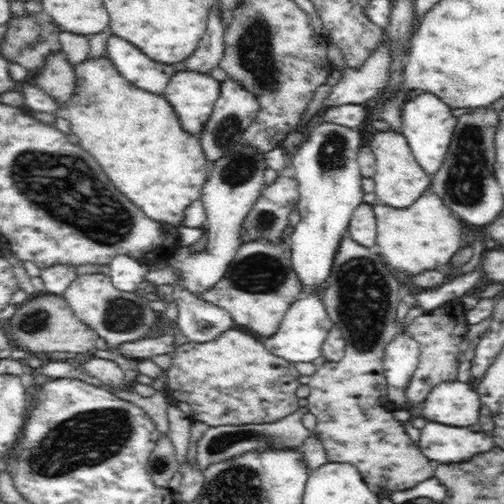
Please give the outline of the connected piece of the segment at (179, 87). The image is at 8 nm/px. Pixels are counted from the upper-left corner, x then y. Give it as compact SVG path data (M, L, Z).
M190 69L176 71L163 96L170 101L182 128L200 137L205 122L221 94L221 83L208 73Z

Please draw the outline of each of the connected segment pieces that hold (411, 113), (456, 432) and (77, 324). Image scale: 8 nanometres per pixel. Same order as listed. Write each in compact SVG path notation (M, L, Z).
M422 91L420 96L409 97L401 107L399 121L401 133L406 137L415 160L431 175L437 172L449 151L456 124L457 117L452 113L452 108L446 106L446 102L430 92Z
M427 421L421 431L422 437L417 446L434 464L462 462L477 454L484 454L494 446L492 436L484 432L473 432L468 427L446 426L440 422Z
M37 292L36 295L30 296L26 303L21 303L14 314L8 321L8 334L14 341L19 343L26 351L31 352L74 352L74 354L83 353L90 348L95 347L95 340L99 337L90 325L83 322L74 314L68 302L63 295L52 293Z

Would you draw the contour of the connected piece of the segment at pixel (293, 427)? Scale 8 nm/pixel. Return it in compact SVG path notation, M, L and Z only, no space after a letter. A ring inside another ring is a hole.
M300 406L297 410L277 422L266 424L242 424L242 426L210 426L204 432L204 436L199 442L198 452L196 452L196 462L198 462L201 471L206 470L210 464L228 460L232 456L240 456L250 450L262 450L268 445L276 445L277 448L299 448L304 444L304 440L311 436L310 430L302 425L300 417L309 413L309 406Z

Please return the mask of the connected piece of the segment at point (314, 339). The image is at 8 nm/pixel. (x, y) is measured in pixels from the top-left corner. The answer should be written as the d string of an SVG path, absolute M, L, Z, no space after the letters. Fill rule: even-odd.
M316 294L302 296L296 300L288 312L284 315L282 322L278 325L277 331L269 337L262 338L262 343L272 355L279 356L293 364L298 362L314 362L322 356L322 345L329 330L334 326L326 312L325 306Z

